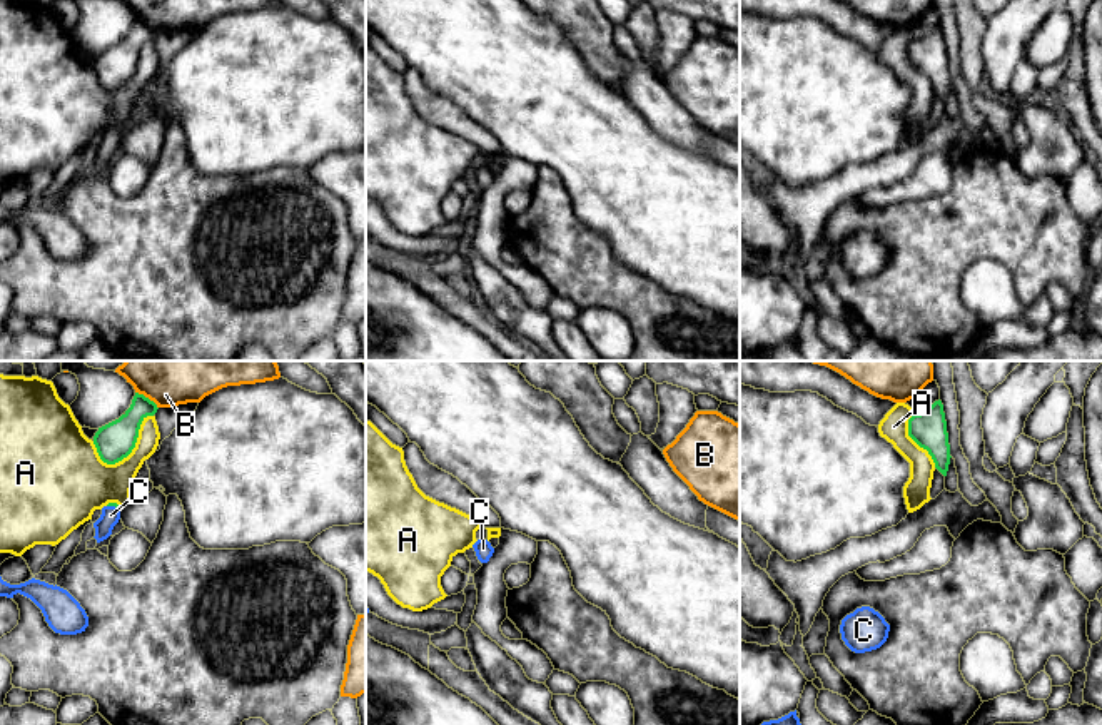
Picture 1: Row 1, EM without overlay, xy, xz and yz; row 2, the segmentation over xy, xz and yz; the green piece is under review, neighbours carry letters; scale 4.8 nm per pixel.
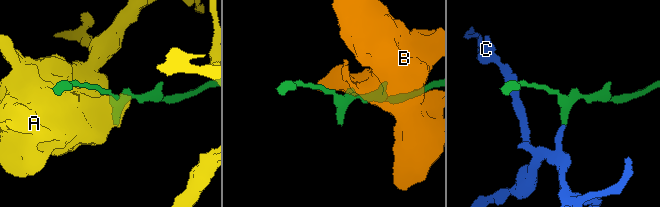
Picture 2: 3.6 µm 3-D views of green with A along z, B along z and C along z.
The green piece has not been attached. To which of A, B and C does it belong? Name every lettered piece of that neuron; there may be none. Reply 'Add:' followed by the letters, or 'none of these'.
Add: C

